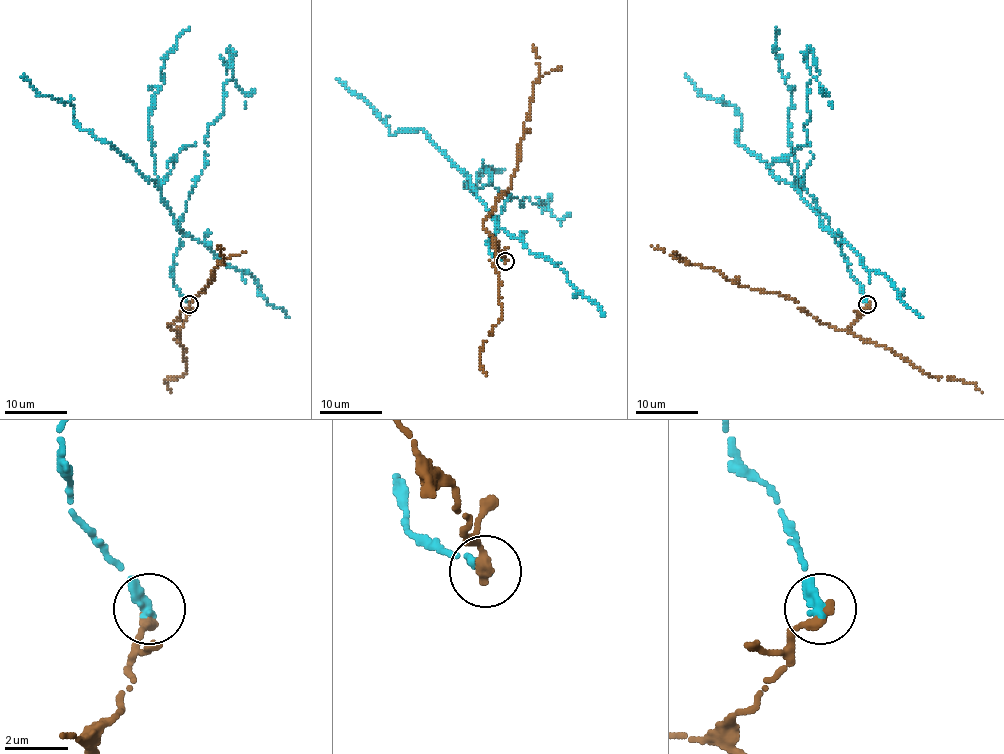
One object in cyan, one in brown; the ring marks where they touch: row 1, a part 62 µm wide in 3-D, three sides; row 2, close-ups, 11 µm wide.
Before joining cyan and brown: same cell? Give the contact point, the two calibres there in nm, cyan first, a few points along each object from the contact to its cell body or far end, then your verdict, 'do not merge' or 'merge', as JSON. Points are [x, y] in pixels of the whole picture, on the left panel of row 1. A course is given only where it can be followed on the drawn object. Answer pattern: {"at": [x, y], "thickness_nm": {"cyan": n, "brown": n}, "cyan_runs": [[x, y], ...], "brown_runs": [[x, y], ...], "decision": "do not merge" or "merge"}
{"at": [189, 304], "thickness_nm": {"cyan": 380, "brown": 380}, "cyan_runs": [[190, 304], [174, 285], [171, 270], [182, 234], [156, 184], [78, 126], [68, 103], [40, 96], [20, 76]], "brown_runs": [[190, 305], [181, 327], [176, 330], [168, 327], [209, 285], [213, 270], [224, 259], [218, 246]], "decision": "do not merge"}

